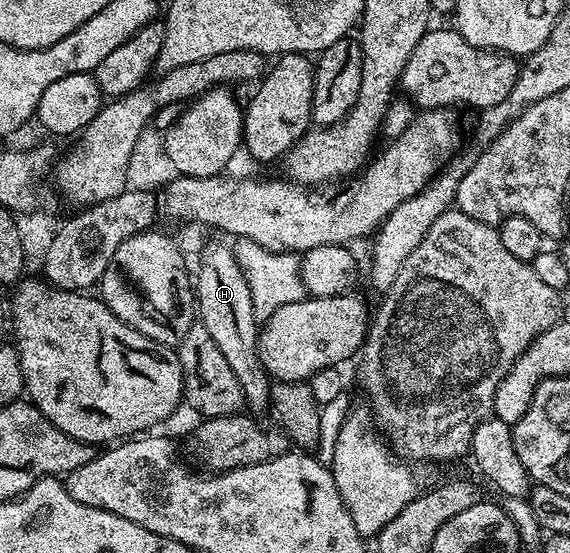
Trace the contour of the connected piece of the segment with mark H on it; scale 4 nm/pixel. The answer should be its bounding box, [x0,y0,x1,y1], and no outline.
[195,241,271,415]

